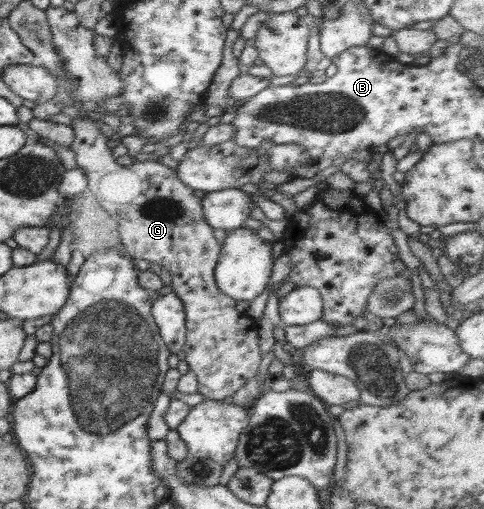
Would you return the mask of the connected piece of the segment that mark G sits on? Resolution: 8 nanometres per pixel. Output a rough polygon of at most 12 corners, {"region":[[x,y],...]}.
{"region":[[73,119],[70,164],[159,264],[185,310],[205,399],[257,376],[257,320],[215,281],[221,244],[194,189],[160,162],[121,166]]}

